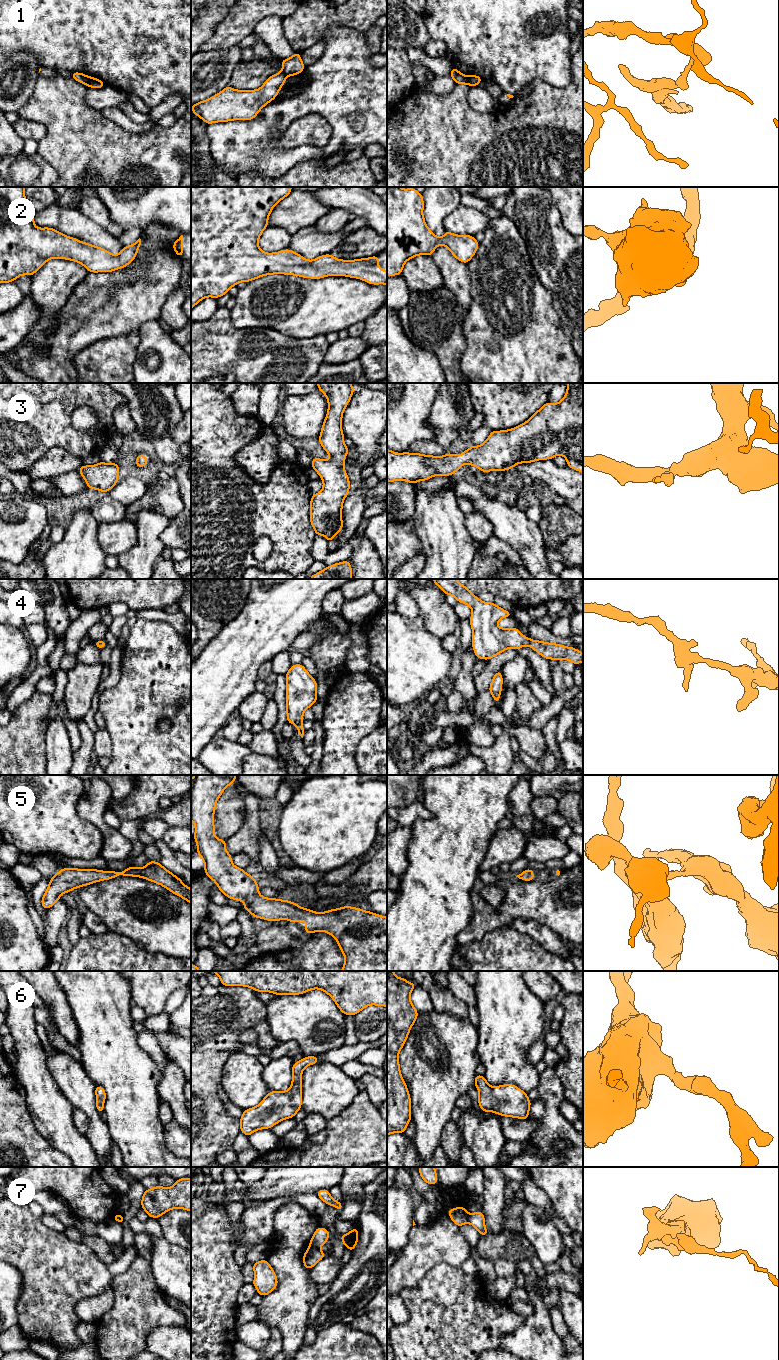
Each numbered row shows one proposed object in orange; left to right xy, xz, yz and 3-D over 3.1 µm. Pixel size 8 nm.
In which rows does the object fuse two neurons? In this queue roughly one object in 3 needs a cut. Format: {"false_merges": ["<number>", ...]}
{"false_merges": ["1", "7"]}

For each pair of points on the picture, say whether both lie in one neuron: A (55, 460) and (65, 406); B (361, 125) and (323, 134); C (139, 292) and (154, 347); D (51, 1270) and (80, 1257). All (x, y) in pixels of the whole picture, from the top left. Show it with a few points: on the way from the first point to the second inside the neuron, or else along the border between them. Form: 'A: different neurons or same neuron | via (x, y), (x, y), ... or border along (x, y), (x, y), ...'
A: different neurons | border along (78, 456), (61, 447), (52, 447), (38, 461)
B: different neurons | border along (318, 113), (331, 129), (331, 138), (323, 148)
C: different neurons | border along (156, 319), (146, 321), (138, 329)
D: same neuron | via (57, 1266), (71, 1266), (73, 1264)

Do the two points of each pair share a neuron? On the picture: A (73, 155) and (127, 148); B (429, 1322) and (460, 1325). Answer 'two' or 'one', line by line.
A: one
B: one

